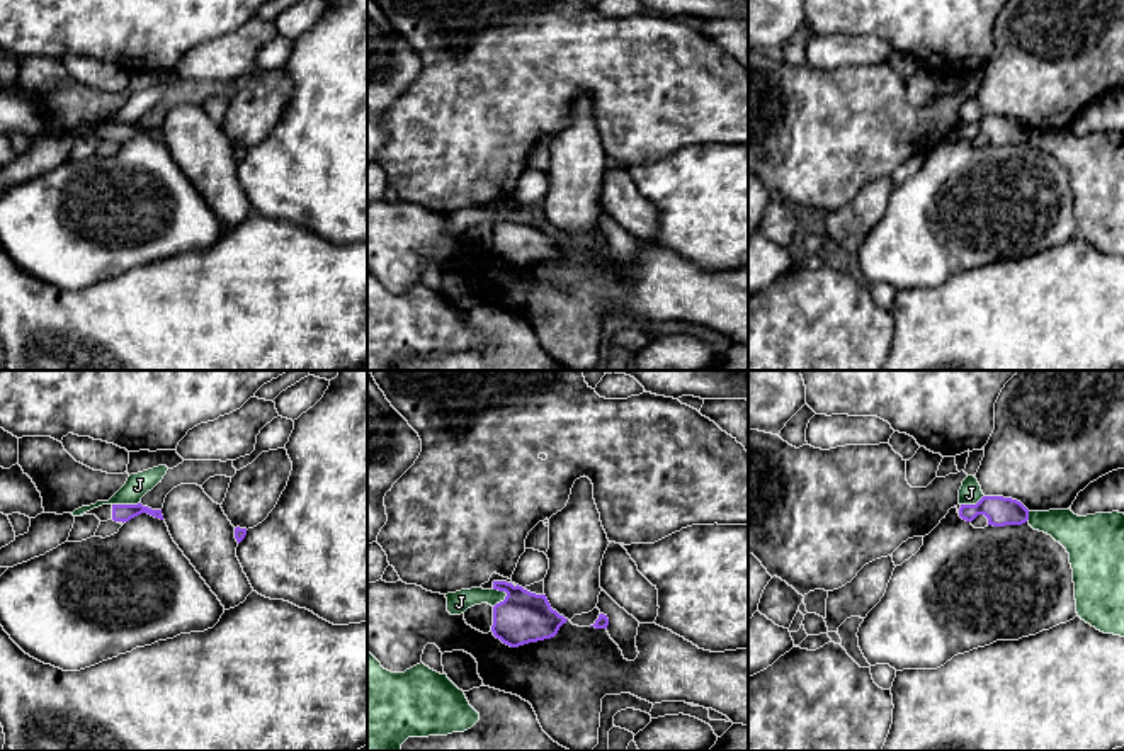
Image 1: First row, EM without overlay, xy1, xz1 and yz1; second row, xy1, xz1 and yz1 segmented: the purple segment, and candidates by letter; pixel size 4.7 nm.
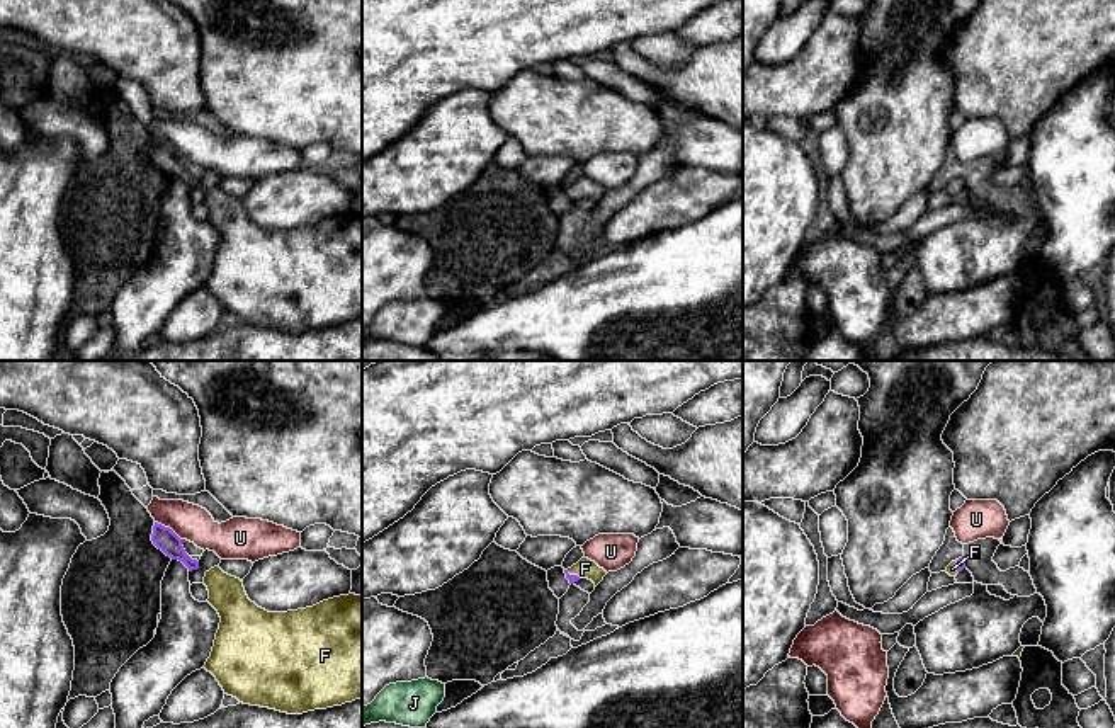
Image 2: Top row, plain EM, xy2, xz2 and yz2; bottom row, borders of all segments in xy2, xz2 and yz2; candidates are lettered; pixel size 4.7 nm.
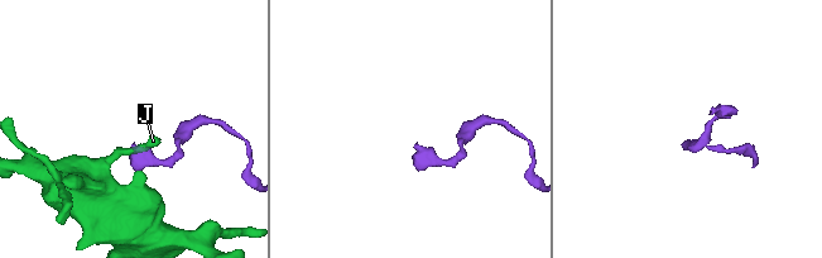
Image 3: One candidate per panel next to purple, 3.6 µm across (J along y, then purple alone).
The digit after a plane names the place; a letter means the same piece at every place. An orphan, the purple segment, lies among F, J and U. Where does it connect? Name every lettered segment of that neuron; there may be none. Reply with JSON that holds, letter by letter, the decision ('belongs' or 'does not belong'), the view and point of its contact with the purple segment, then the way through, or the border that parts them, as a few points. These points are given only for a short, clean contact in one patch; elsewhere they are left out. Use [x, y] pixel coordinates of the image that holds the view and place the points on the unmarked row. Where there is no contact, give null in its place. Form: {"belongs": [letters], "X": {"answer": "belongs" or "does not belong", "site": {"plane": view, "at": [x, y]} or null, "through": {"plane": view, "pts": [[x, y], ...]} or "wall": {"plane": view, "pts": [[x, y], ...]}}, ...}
{"belongs": ["F"], "F": {"answer": "belongs", "site": {"plane": "xz2", "at": [573, 194]}, "through": {"plane": "xz2", "pts": [[571, 198], [573, 194], [585, 187]]}}, "J": {"answer": "does not belong", "site": {"plane": "xz1", "at": [504, 220]}}, "U": {"answer": "does not belong", "site": {"plane": "xy2", "at": [169, 147]}}}

